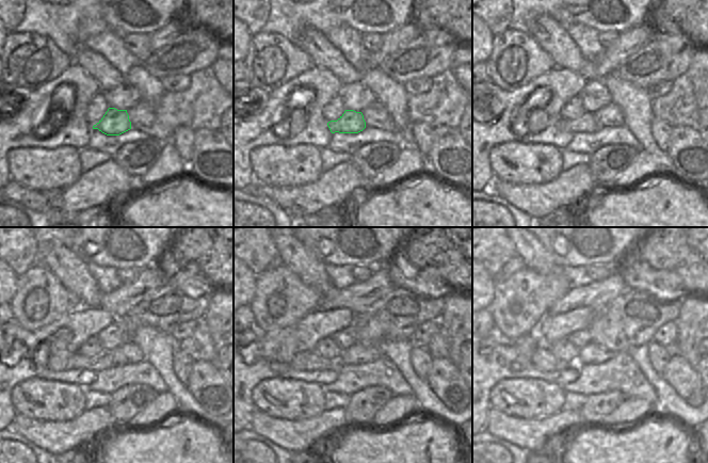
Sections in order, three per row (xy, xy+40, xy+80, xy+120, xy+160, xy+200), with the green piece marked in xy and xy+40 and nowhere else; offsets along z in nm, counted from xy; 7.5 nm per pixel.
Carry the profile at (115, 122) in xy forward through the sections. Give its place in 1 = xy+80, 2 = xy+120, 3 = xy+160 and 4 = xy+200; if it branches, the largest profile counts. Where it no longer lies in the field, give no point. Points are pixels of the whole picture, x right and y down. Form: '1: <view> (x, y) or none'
1: xy+80 (585, 124)
2: xy+120 (105, 361)
3: xy+160 (307, 360)
4: xy+200 (543, 358)

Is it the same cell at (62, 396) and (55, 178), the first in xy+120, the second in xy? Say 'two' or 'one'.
one

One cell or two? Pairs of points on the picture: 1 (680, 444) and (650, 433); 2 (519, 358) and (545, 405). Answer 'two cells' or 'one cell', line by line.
1: one cell
2: two cells

